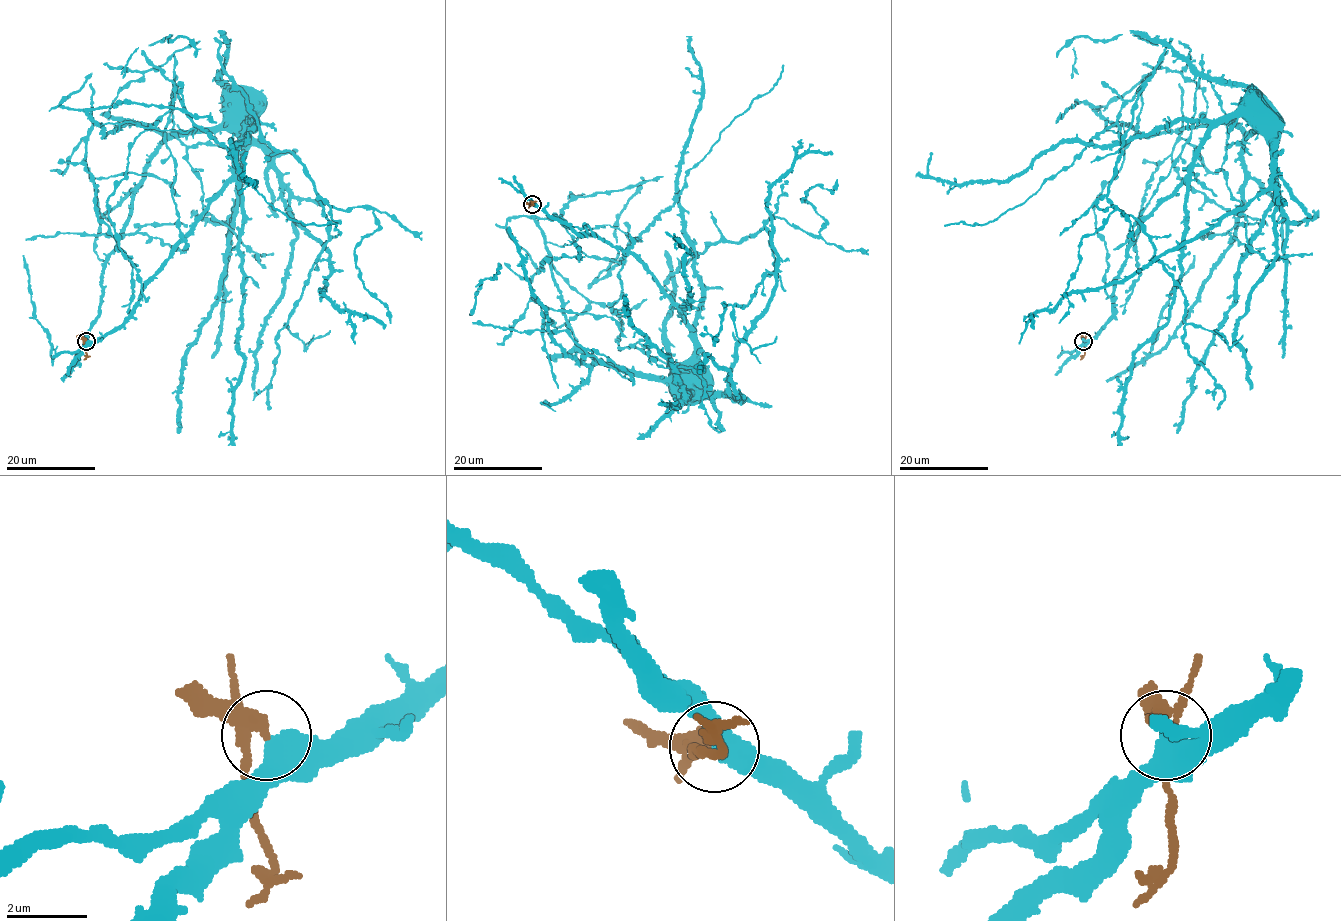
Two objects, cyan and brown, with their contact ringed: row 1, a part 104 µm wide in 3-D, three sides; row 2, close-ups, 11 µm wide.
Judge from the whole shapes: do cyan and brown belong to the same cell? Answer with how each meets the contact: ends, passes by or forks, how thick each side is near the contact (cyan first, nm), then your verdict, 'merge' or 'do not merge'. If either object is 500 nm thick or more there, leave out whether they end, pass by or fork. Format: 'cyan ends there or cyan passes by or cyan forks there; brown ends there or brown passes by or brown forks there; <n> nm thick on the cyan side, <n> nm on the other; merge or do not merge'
cyan passes by; brown forks there; 440 nm thick on the cyan side, 260 nm on the other; do not merge

